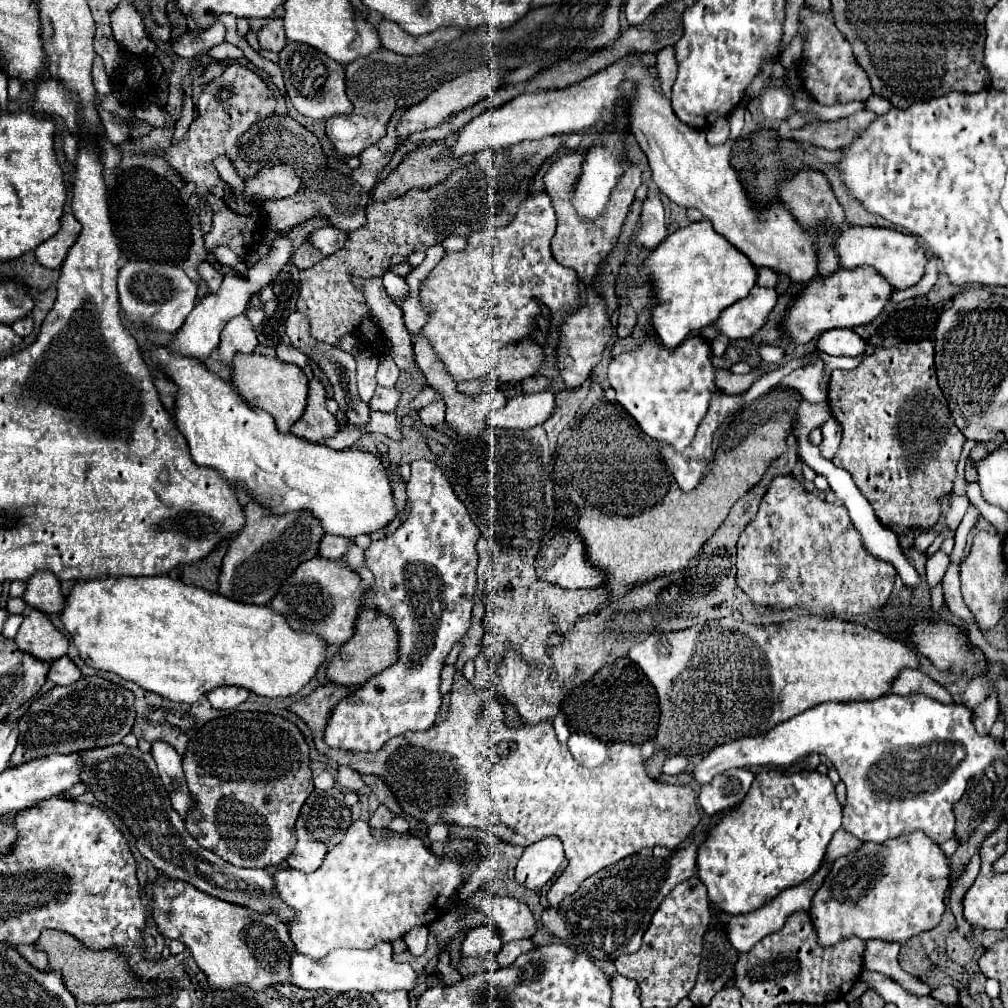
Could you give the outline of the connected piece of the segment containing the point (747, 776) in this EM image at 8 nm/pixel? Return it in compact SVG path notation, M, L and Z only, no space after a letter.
M748 768L722 772L712 782L702 786L698 802L708 816L724 812L736 806L746 796L752 780L754 780L754 774Z

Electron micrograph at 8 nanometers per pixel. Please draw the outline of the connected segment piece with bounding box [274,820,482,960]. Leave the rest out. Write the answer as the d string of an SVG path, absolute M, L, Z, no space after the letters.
M358 820L346 830L344 840L328 854L316 872L304 874L298 870L276 870L274 876L280 898L298 910L298 920L290 926L290 938L298 952L304 952L316 960L326 956L332 948L372 948L380 940L394 942L402 938L414 926L432 924L450 908L454 892L480 864L480 860L482 858L476 856L470 862L460 864L456 860L436 856L422 846L420 838L406 834L376 840L368 822Z

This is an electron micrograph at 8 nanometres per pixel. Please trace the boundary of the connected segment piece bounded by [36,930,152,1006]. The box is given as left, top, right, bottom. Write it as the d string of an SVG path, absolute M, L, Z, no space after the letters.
M44 930L36 946L48 952L50 970L58 970L64 974L64 984L72 992L76 1002L90 1002L96 1006L120 1002L124 998L144 998L152 994L150 982L142 982L138 976L134 976L128 960L116 948L90 950L80 940L74 940L74 936L60 930Z

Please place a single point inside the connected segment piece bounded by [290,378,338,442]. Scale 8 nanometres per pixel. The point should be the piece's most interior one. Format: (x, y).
(317, 423)

